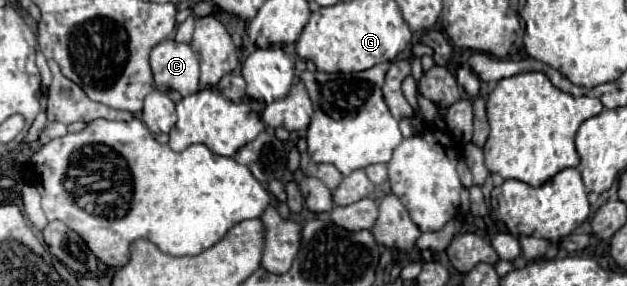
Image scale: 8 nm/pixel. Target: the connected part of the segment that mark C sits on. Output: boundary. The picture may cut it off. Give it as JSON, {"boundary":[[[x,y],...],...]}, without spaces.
{"boundary":[[[159,43],[151,51],[151,69],[159,91],[175,89],[183,97],[199,91],[199,59],[187,43]]]}

